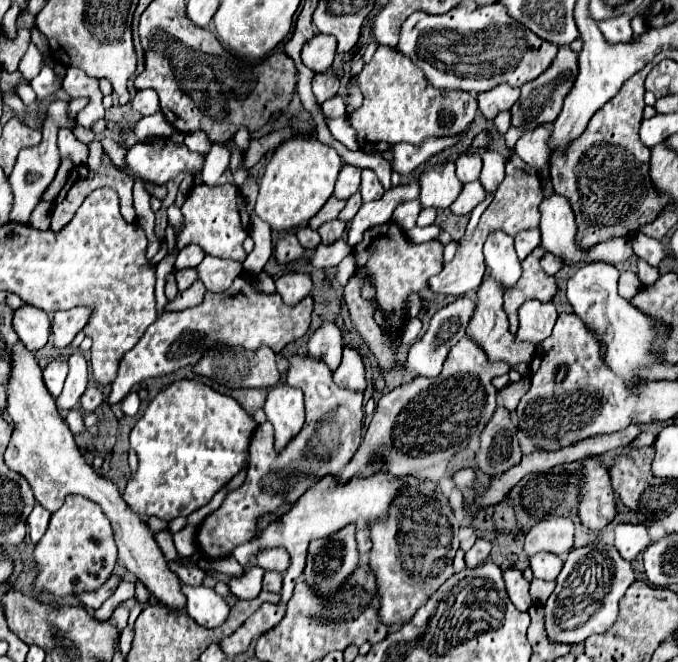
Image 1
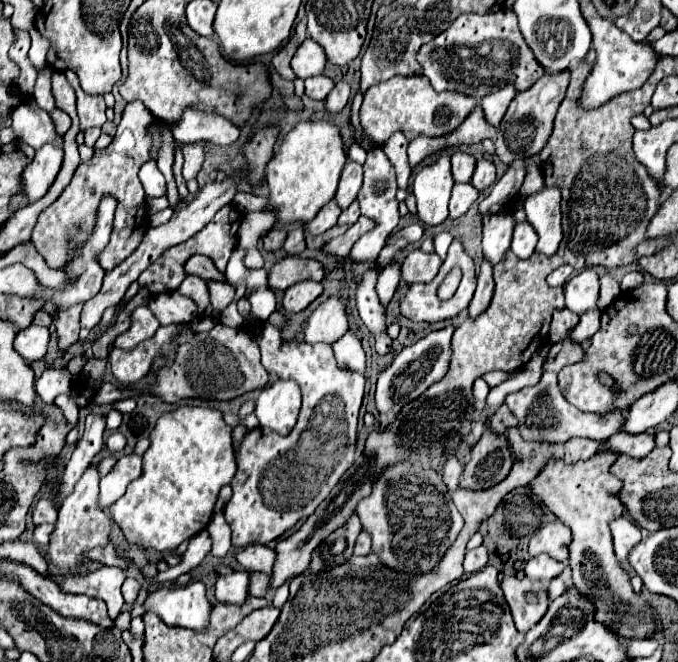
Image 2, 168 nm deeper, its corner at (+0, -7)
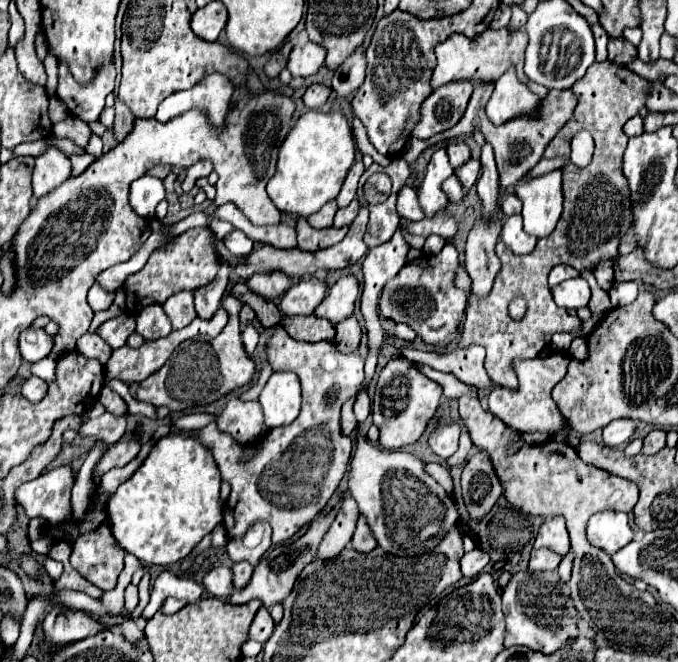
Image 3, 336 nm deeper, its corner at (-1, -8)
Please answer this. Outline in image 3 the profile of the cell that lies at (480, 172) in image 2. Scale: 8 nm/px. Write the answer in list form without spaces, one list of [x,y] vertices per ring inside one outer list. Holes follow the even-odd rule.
[[[470,159],[464,167],[460,167],[460,171],[456,171],[456,175],[458,175],[460,183],[464,183],[464,187],[470,189],[472,185],[476,185],[476,181],[478,181],[478,177],[480,177],[480,169],[482,169],[480,161]]]

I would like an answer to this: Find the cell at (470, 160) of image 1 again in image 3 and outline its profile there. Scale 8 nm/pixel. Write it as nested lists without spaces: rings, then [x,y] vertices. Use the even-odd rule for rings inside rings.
[[[450,143],[448,145],[448,157],[450,157],[450,163],[454,169],[462,167],[464,163],[468,163],[470,159],[470,149],[466,143]]]

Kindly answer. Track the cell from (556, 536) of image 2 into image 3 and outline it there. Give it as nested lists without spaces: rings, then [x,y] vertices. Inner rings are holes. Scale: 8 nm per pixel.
[[[552,517],[542,523],[542,527],[538,529],[536,541],[534,541],[534,549],[542,549],[542,547],[552,549],[558,555],[566,555],[570,551],[570,541],[568,541],[564,517]]]

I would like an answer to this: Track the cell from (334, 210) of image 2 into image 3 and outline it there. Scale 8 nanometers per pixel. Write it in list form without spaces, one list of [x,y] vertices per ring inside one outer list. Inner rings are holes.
[[[328,201],[320,211],[312,213],[312,215],[308,217],[308,223],[310,223],[314,229],[326,229],[326,227],[332,225],[336,211],[338,211],[336,201]]]

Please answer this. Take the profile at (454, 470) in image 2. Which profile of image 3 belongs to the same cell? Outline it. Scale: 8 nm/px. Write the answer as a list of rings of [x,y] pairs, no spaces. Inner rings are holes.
[[[456,423],[450,425],[440,425],[430,433],[430,447],[436,455],[442,459],[452,457],[458,451],[458,437],[460,437],[460,427]]]

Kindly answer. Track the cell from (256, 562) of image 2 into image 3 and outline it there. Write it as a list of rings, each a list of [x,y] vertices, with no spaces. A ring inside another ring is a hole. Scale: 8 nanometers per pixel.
[[[258,522],[248,529],[242,539],[230,539],[226,545],[228,557],[238,561],[248,561],[252,565],[258,565],[262,555],[270,549],[272,530],[268,523]]]

